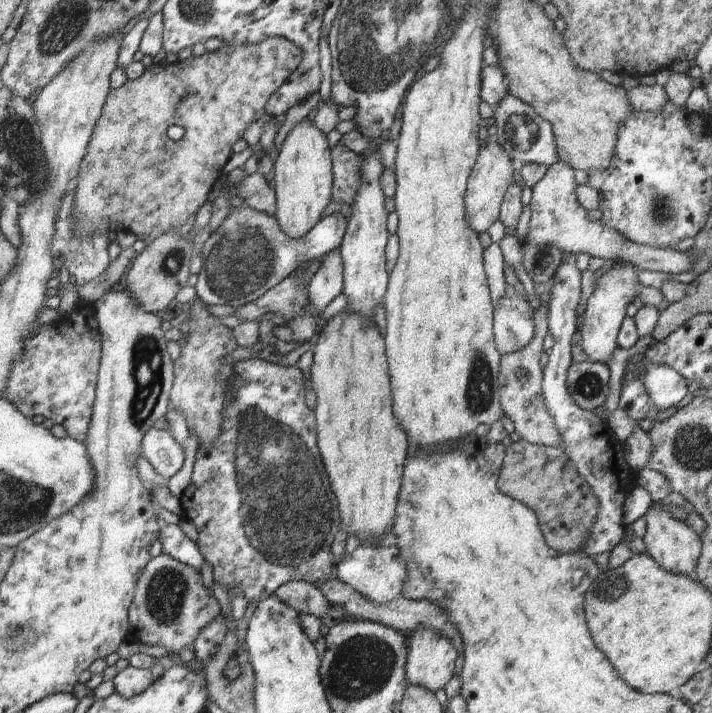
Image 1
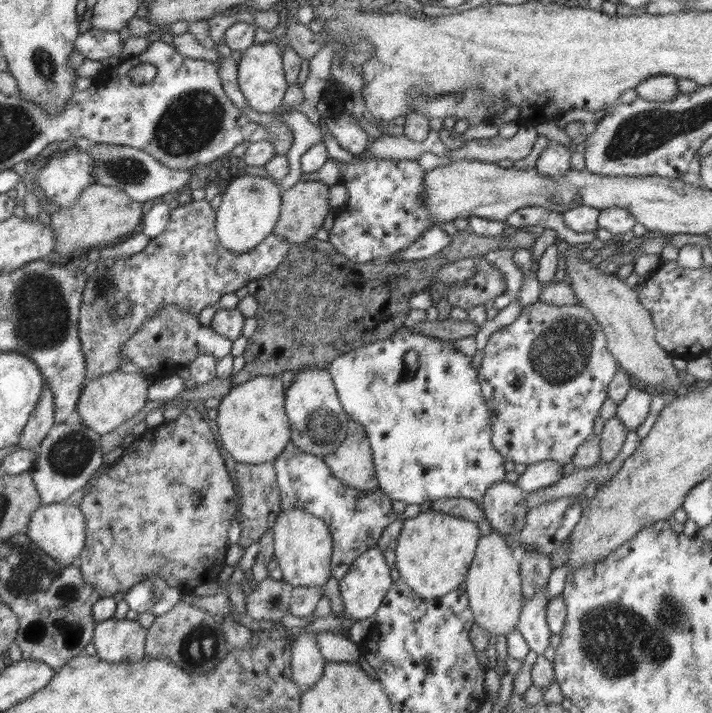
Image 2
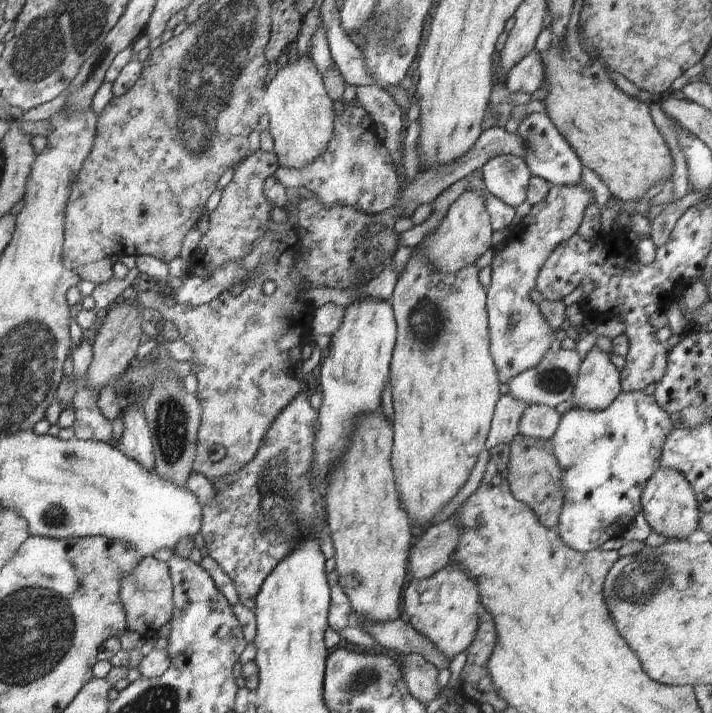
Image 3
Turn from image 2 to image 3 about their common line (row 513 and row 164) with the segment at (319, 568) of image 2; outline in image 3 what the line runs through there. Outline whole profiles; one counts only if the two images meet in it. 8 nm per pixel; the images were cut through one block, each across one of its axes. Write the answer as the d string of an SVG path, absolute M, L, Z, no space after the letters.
M310 55L299 56L294 64L277 72L263 94L263 109L268 114L269 131L275 144L273 151L280 167L302 170L326 152L334 134L334 107Z

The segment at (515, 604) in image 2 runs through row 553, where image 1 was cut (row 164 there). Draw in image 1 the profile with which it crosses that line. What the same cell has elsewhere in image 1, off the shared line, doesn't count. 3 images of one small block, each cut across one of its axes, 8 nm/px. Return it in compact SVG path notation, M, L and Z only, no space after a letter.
M488 139L482 144L481 150L470 174L467 190L463 199L464 219L470 229L477 235L486 233L496 220L499 220L500 208L508 186L513 182L514 162L506 152L494 141Z

